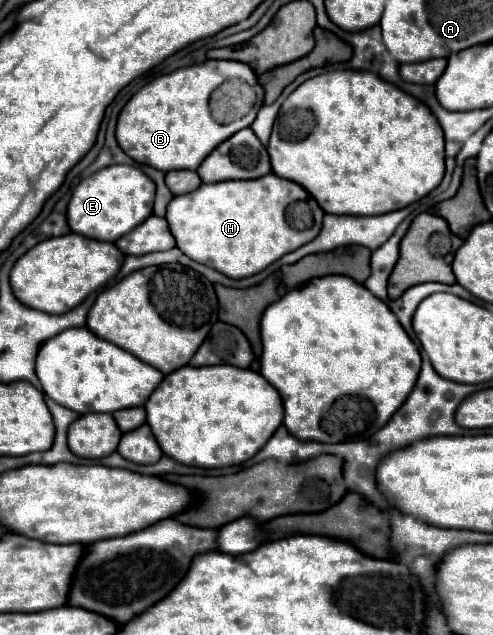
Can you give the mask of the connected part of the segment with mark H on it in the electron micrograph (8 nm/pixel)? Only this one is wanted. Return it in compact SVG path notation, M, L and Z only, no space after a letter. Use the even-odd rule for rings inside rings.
M267 174L259 180L229 180L219 184L201 184L195 192L175 196L167 206L167 222L171 228L171 234L175 236L177 248L183 250L191 260L207 264L219 272L223 272L229 278L247 278L253 274L259 274L269 264L279 260L283 254L289 254L297 250L299 246L311 242L319 230L321 230L321 218L323 210L313 202L313 198L295 182L283 180L275 174ZM299 200L305 200L311 206L313 212L313 224L305 230L295 230L287 222L287 208Z

